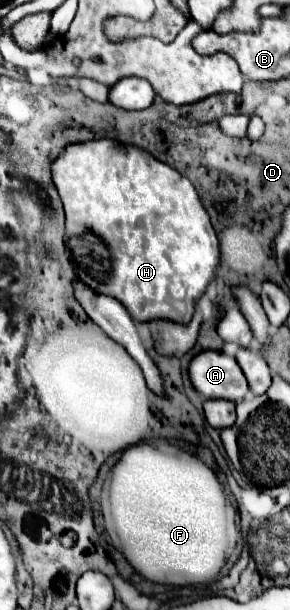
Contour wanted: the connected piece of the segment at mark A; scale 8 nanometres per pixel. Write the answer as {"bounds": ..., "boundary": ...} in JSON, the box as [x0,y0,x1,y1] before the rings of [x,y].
{"bounds":[188,350,248,400],"boundary":[[[206,350],[192,358],[188,368],[192,386],[202,398],[242,400],[248,394],[248,382],[232,356],[220,350]]]}

